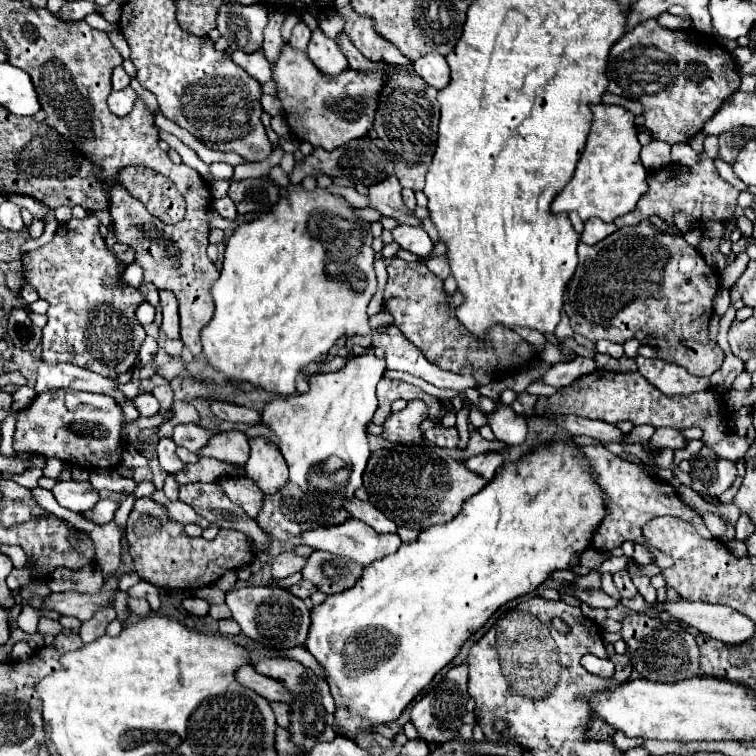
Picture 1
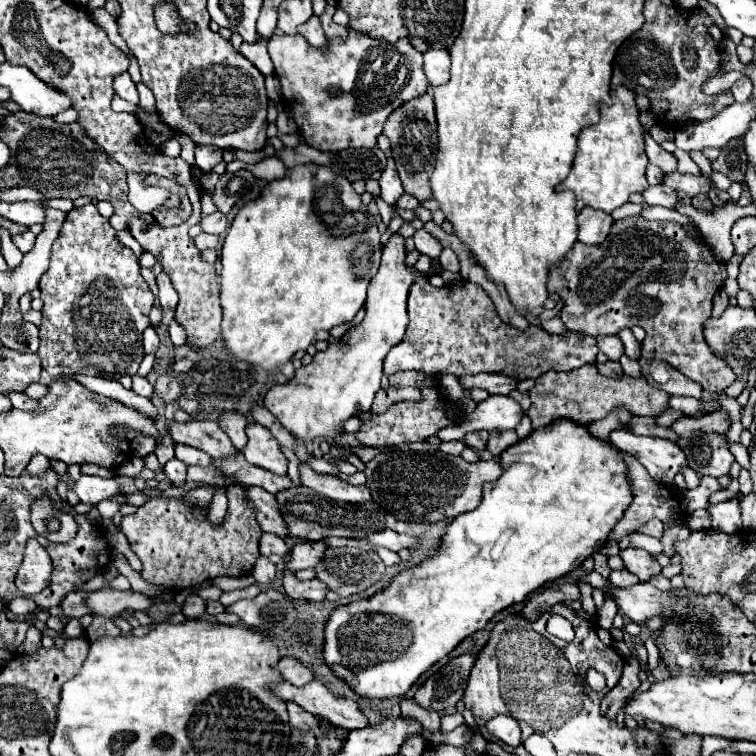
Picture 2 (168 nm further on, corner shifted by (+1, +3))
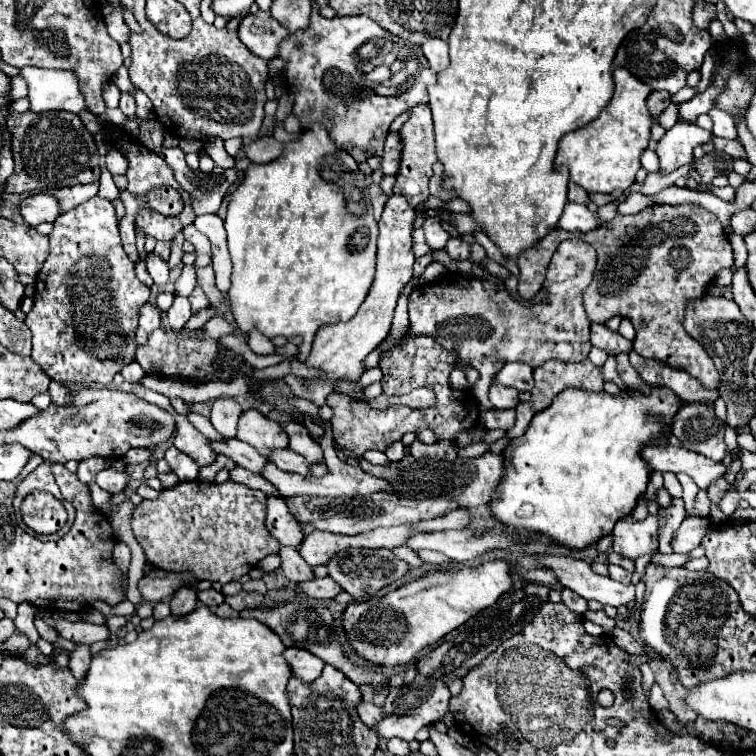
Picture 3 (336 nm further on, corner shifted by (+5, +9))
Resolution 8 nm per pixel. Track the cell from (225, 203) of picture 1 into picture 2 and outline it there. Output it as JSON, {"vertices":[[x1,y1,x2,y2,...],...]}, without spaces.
{"vertices":[[216,211,208,217,202,217,200,223,206,233,214,233,214,235,220,235,220,237,224,237,224,233,228,229,228,219,220,211]]}

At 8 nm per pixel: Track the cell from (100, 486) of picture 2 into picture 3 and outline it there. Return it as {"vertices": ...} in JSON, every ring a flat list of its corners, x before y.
{"vertices":[[104,469,96,475,96,485,102,487,104,491,118,493,124,491,130,483,130,473,128,471,116,471,116,469]]}

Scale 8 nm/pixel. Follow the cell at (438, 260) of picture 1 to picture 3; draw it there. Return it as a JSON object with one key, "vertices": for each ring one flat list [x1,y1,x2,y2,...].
{"vertices":[[450,239,446,243,446,253,452,259,468,259,470,257,470,243,466,243,462,239]]}

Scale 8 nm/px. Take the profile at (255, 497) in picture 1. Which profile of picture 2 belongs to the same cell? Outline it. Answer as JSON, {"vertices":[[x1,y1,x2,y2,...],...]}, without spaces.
{"vertices":[[256,485,244,487,244,491,246,491,248,503,256,509,256,521,262,527,262,531,270,531,280,537,286,537,286,529,284,529,280,509,276,505,274,495,262,487,256,487]]}

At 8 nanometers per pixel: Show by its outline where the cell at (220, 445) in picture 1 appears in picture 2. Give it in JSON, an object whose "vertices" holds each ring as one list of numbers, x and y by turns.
{"vertices":[[234,411,224,413,222,415,222,429,224,429,224,433,228,433,232,445,238,451,242,451,244,445,246,445,246,433,244,433,244,429,246,429,246,417,240,415,240,413,234,413]]}

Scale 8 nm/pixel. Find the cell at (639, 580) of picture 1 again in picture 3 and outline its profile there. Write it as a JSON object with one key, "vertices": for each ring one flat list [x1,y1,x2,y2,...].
{"vertices":[[626,515,614,527,614,551,630,559,652,555,658,551,658,515,648,515,644,521]]}

